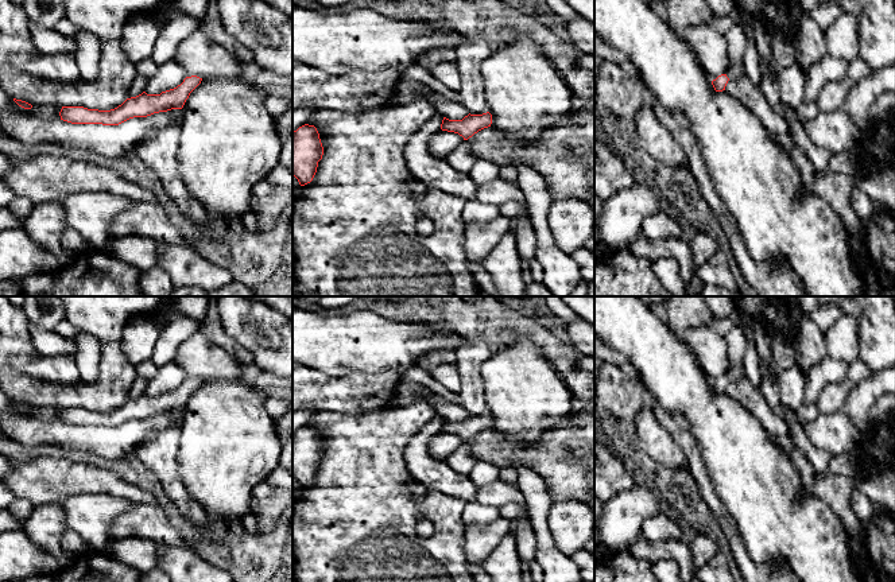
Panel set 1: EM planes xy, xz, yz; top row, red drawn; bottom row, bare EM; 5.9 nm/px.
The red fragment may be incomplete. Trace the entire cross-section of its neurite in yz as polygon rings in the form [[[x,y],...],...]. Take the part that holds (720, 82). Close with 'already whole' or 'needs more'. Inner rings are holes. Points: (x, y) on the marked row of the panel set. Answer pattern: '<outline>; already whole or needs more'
[[[743,63],[737,65],[737,66],[732,66],[725,74],[721,74],[716,79],[713,79],[712,85],[716,92],[722,92],[722,90],[725,90],[725,86],[729,79],[736,79],[736,78],[744,77],[744,75],[745,75],[745,70],[744,70]]]; needs more

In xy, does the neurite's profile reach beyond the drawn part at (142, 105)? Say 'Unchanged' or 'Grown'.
Unchanged

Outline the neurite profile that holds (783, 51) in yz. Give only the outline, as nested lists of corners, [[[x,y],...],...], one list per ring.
[[[775,34],[771,40],[771,50],[779,69],[797,63],[797,53],[790,39],[784,39],[779,34]]]

